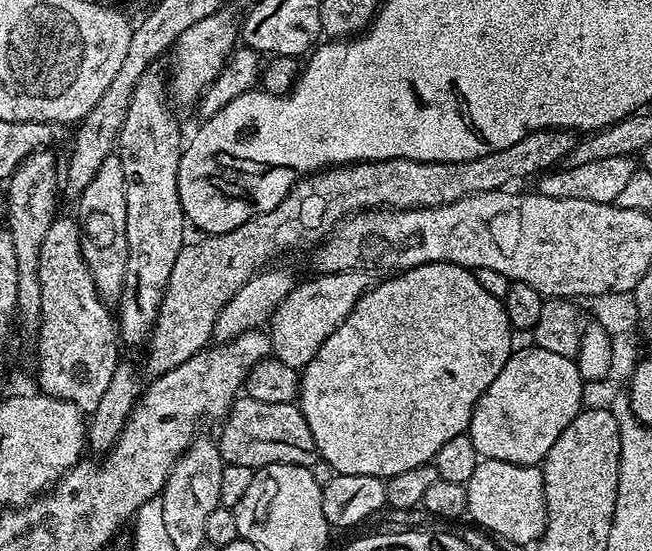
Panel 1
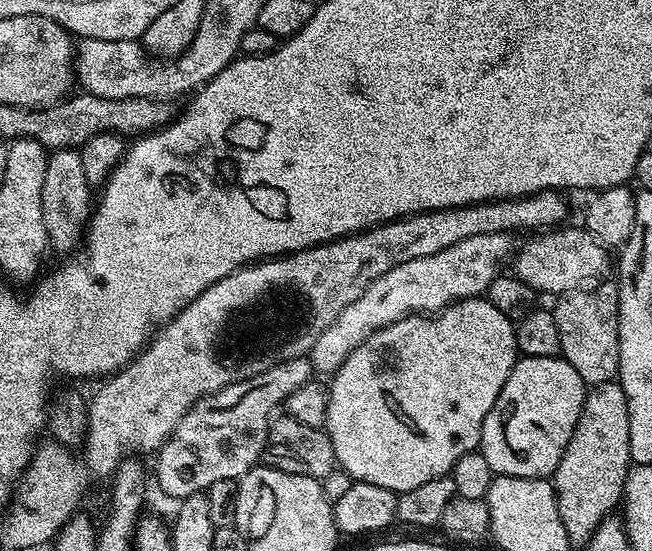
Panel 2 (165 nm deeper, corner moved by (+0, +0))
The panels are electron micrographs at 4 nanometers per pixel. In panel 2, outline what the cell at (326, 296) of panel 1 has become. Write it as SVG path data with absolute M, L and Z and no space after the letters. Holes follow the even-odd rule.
M507 232L474 234L474 238L462 238L462 242L454 242L454 246L446 246L446 250L438 254L394 266L394 270L378 277L357 300L342 310L342 314L338 314L335 322L322 330L310 353L313 369L317 373L335 374L353 350L380 328L413 314L435 314L441 308L447 308L457 300L466 300L469 296L483 297L490 282L501 275L503 268L500 267L507 260L509 263L514 252L512 240Z

